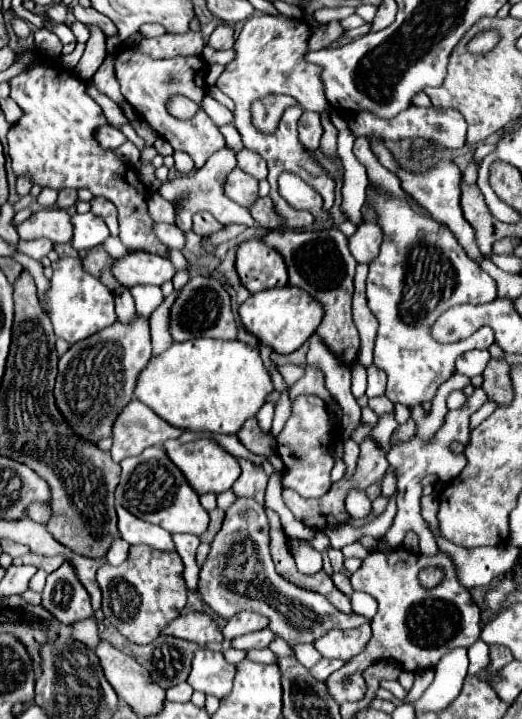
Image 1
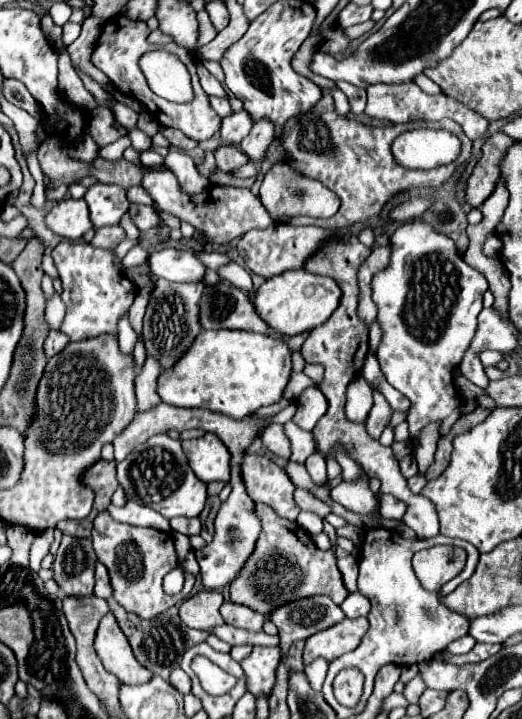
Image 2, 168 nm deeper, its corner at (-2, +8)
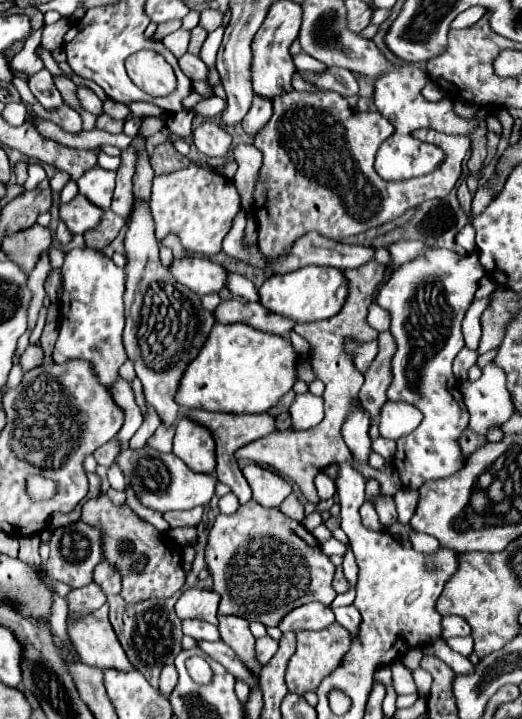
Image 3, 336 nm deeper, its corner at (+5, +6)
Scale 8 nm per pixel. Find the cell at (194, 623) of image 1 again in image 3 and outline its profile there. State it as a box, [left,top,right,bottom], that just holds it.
[175,588,219,624]

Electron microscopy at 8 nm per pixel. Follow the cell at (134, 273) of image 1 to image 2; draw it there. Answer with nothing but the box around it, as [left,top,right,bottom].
[148,248,204,282]

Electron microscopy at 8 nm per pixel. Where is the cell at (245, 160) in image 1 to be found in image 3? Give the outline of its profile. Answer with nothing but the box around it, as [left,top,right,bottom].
[241,94,273,136]

